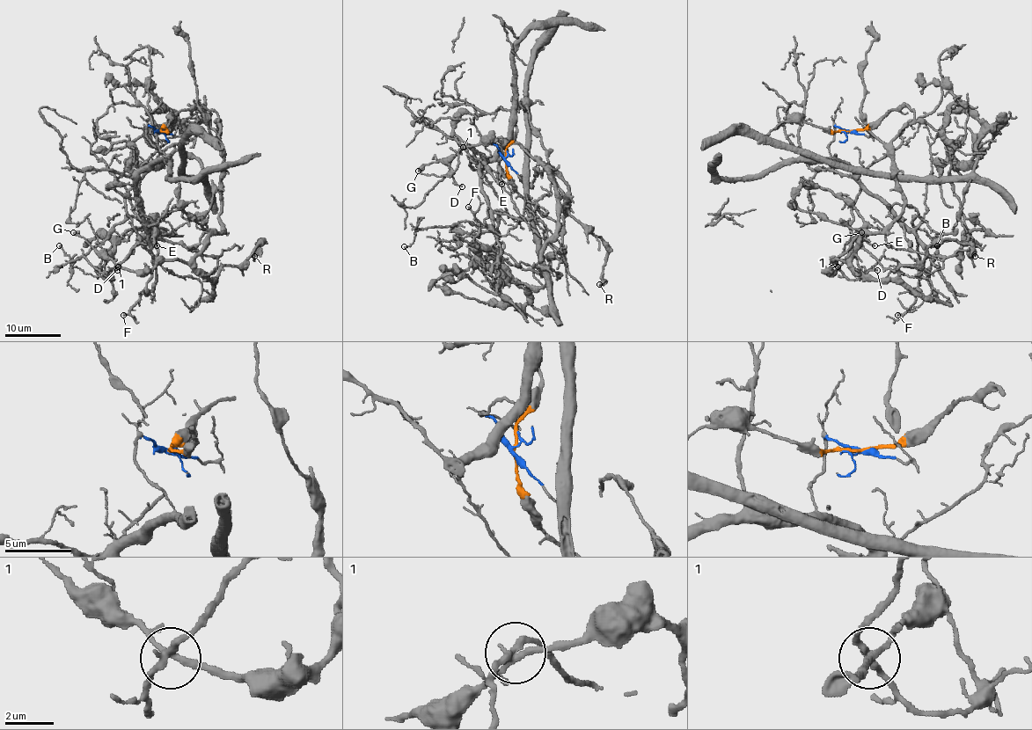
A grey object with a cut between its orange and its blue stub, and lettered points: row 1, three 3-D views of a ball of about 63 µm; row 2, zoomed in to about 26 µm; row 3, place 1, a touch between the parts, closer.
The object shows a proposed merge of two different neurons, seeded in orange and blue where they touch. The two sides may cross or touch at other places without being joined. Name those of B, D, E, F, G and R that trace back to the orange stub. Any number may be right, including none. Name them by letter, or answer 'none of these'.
E, G, R

